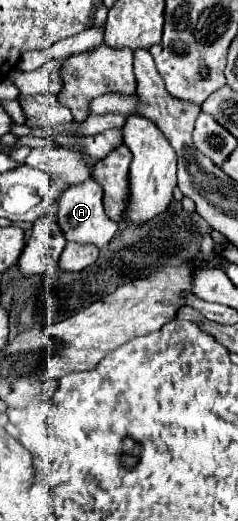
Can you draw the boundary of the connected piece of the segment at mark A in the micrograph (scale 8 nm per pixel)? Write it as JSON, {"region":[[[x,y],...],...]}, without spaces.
{"region":[[[89,177],[87,181],[73,185],[65,191],[61,203],[59,203],[59,213],[57,213],[57,221],[59,227],[65,233],[67,241],[79,241],[79,243],[93,243],[97,247],[103,247],[111,241],[111,237],[117,233],[117,223],[111,221],[105,215],[105,207],[103,207],[103,187]]]}

